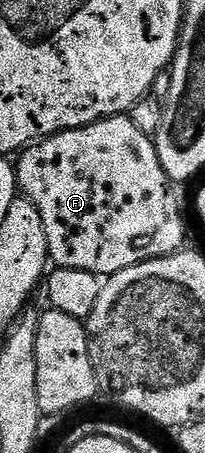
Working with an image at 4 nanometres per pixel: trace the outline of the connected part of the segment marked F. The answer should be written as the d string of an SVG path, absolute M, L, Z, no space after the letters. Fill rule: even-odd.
M129 115L117 117L105 117L103 121L97 121L91 125L85 125L79 129L69 129L63 133L57 133L55 137L46 137L19 152L16 157L16 172L18 174L18 187L21 196L26 197L40 211L40 219L44 219L44 231L48 239L49 260L59 269L75 269L76 271L88 271L94 273L100 279L109 279L115 273L124 271L128 267L136 267L145 261L151 261L157 257L167 257L179 252L186 241L186 225L178 214L178 201L174 198L172 182L166 176L164 167L160 163L160 155L154 146L153 137L144 135L136 123L132 123Z

